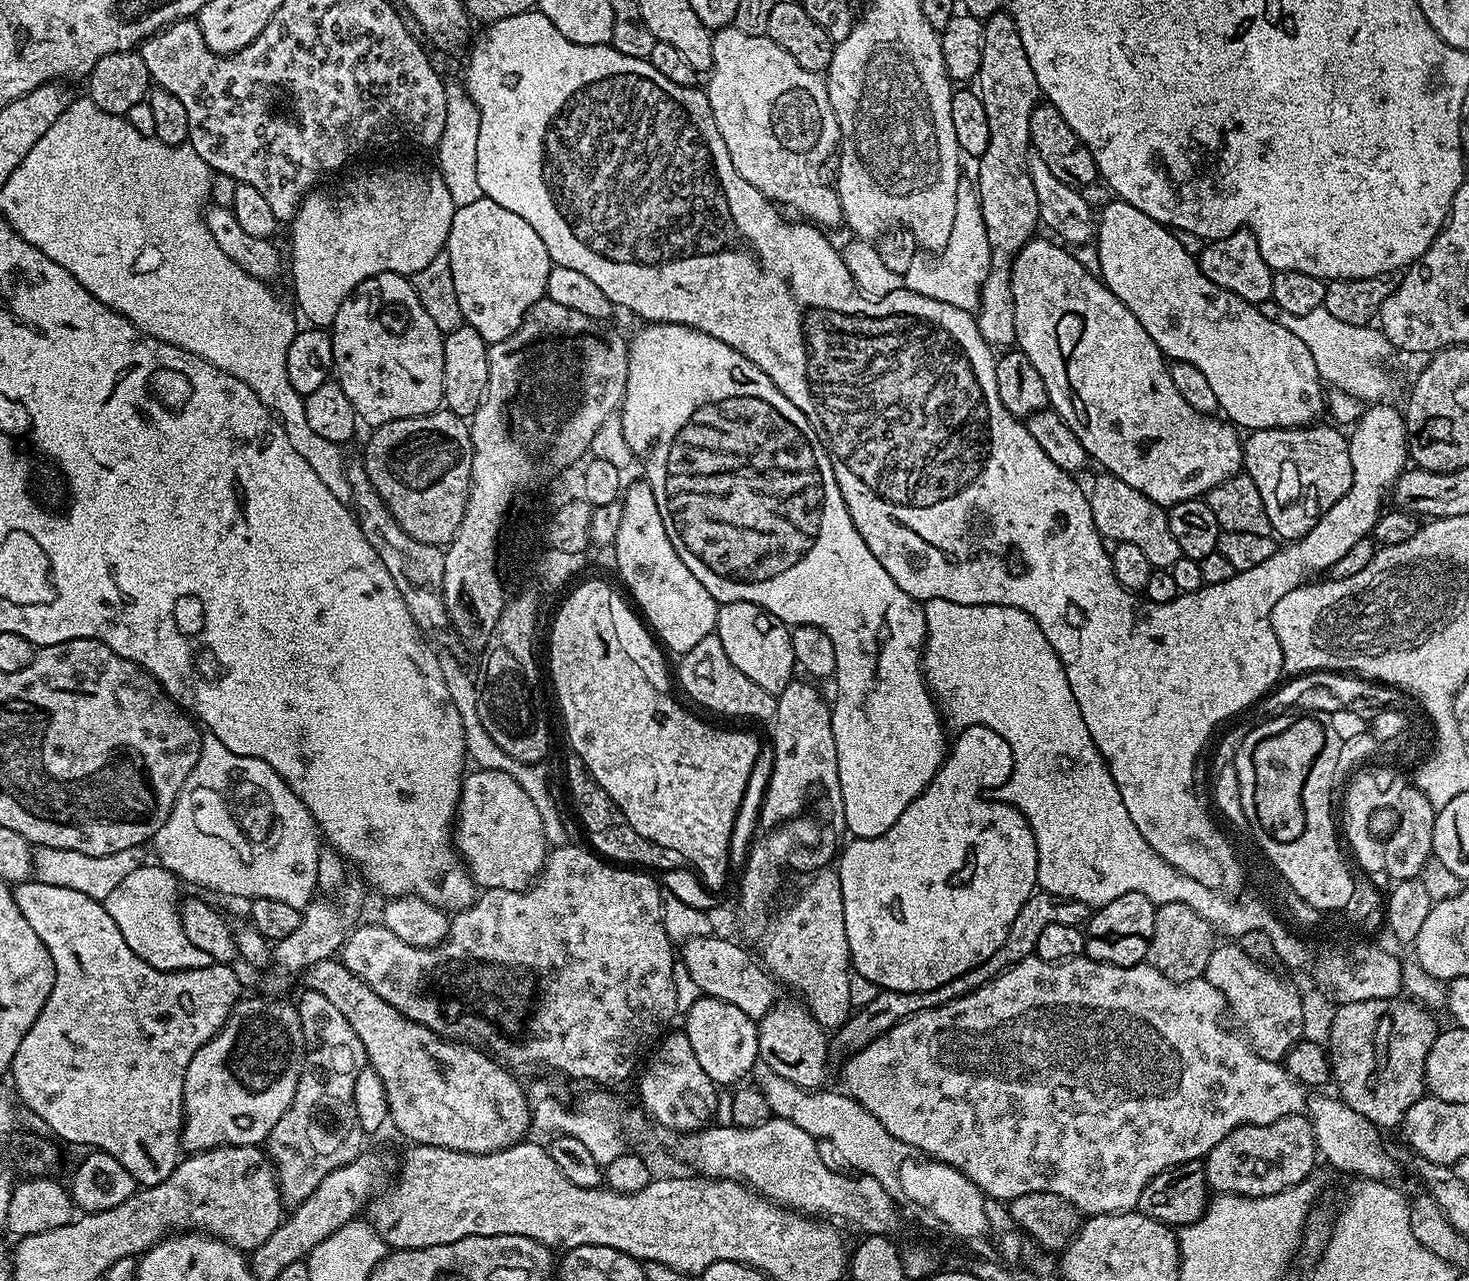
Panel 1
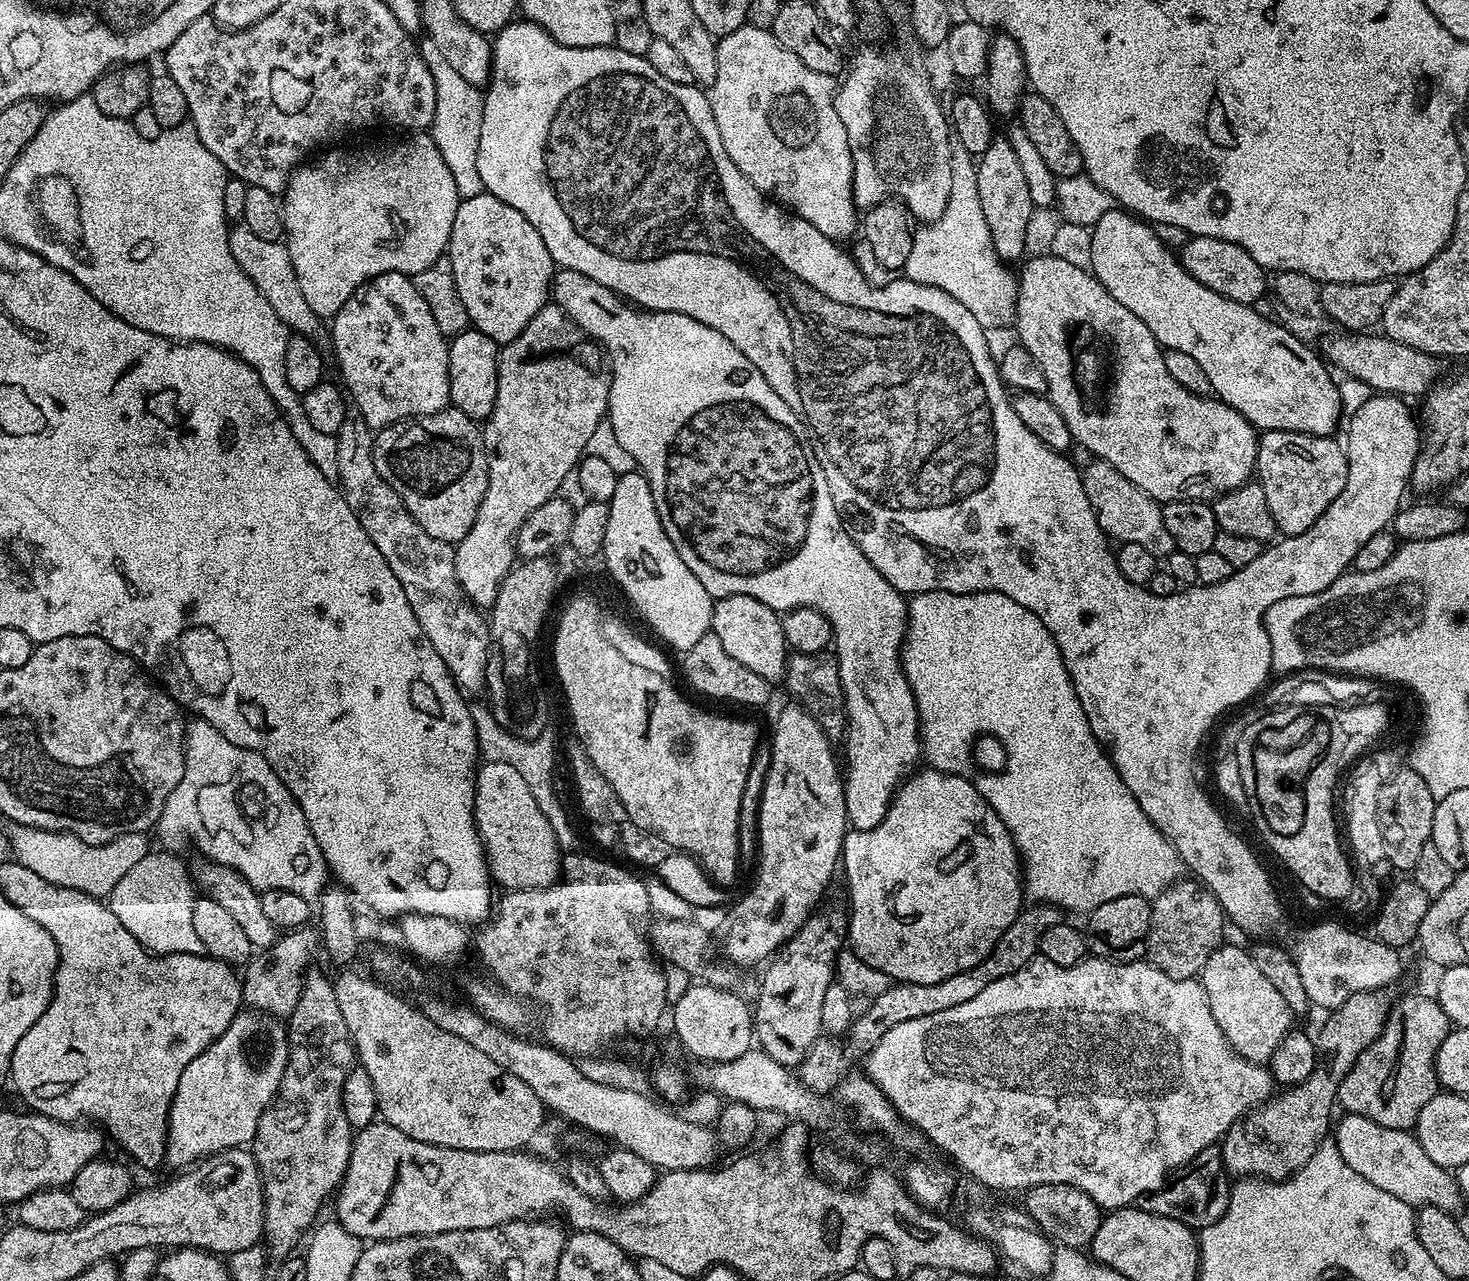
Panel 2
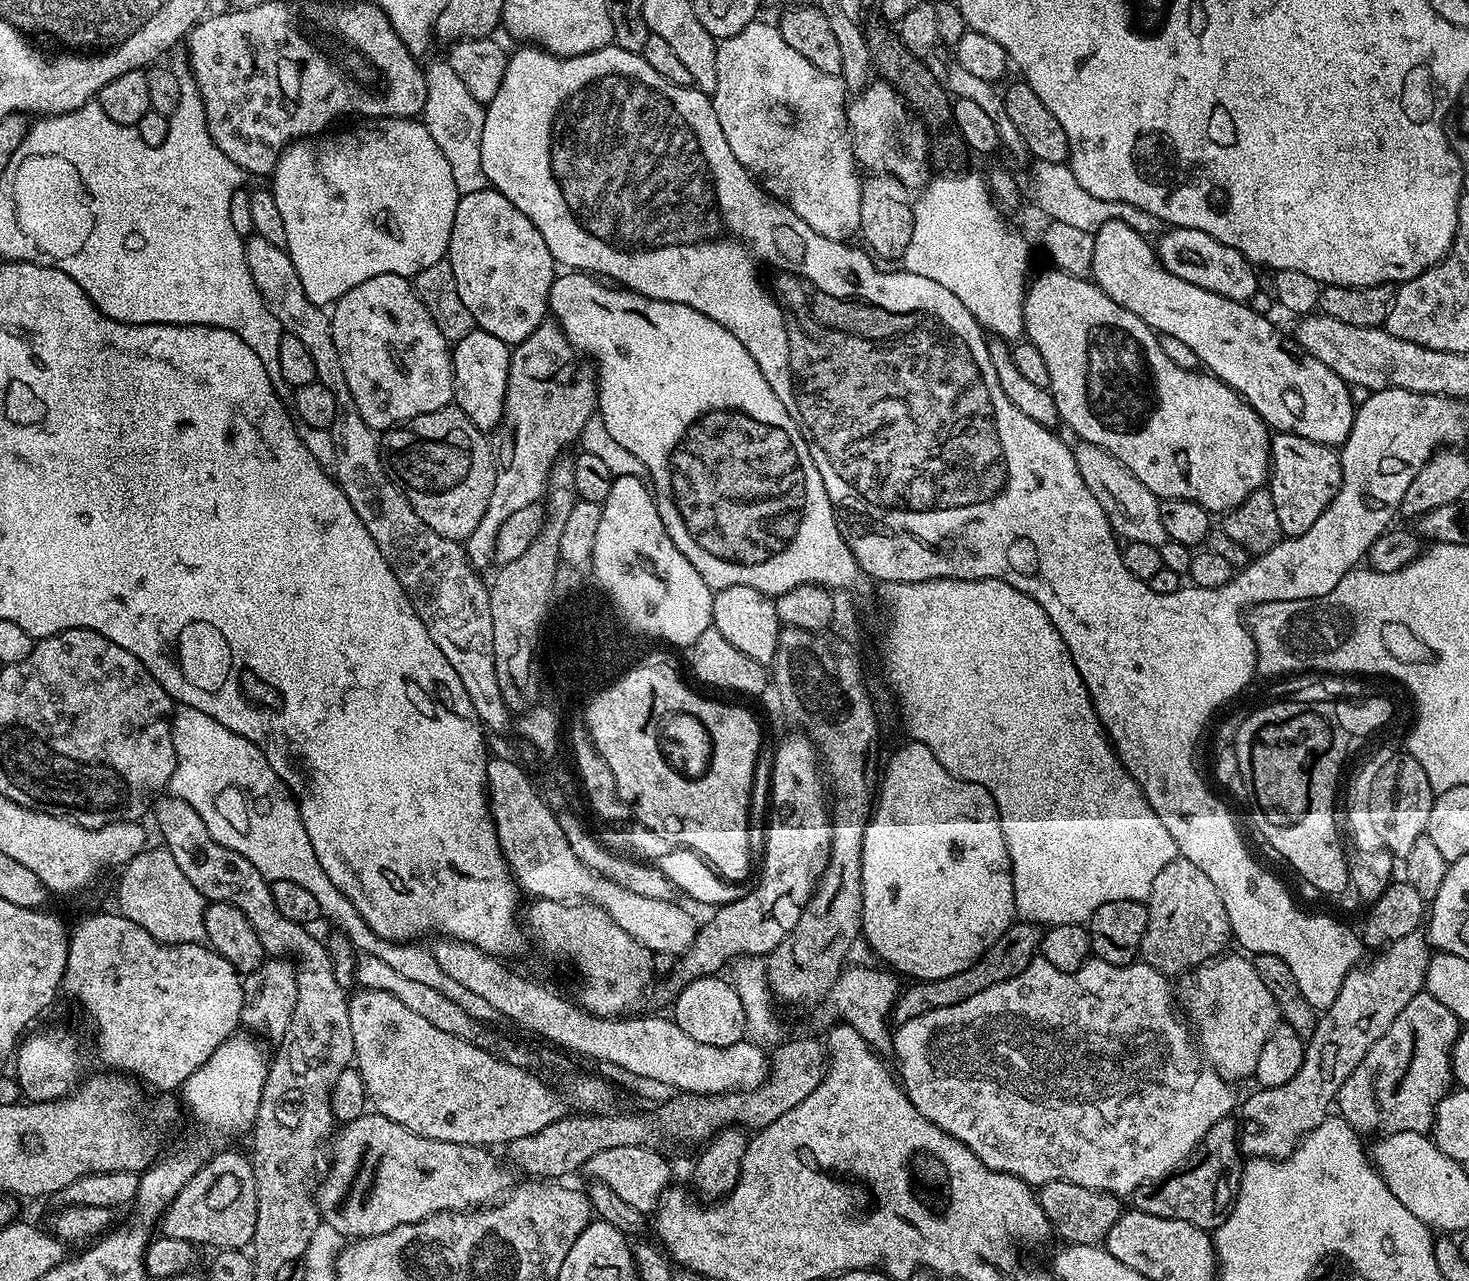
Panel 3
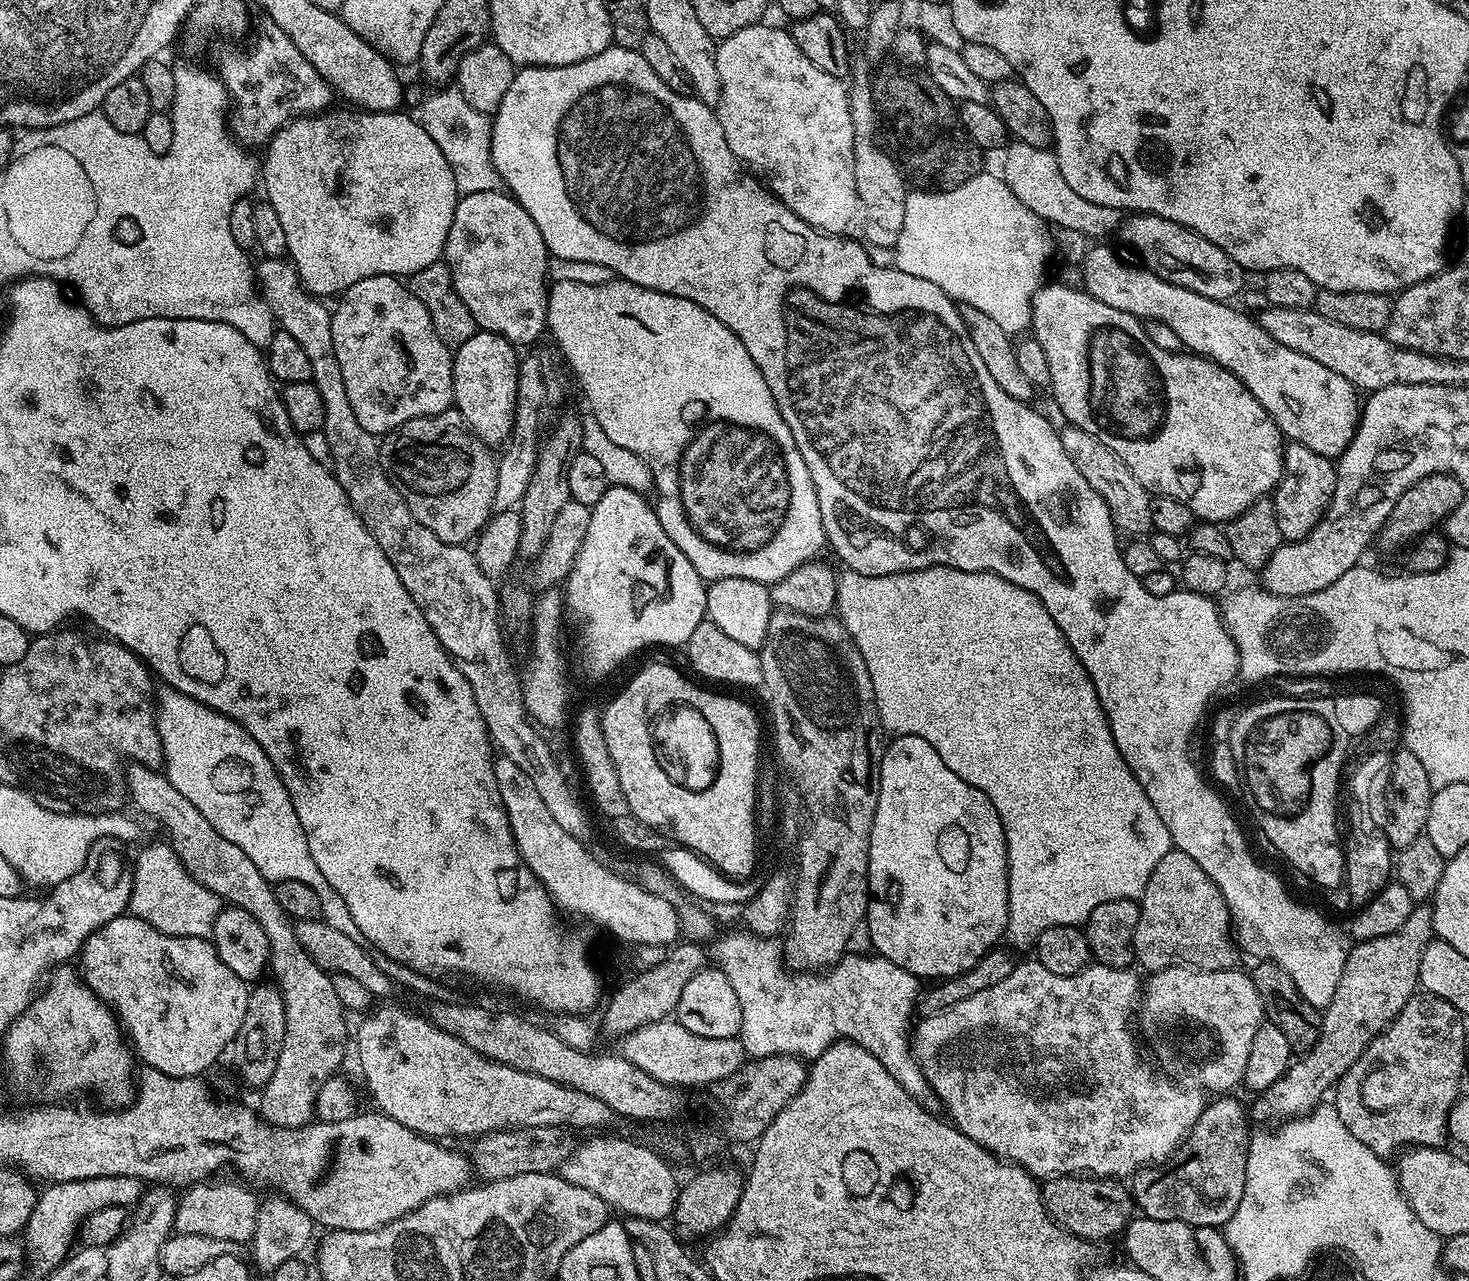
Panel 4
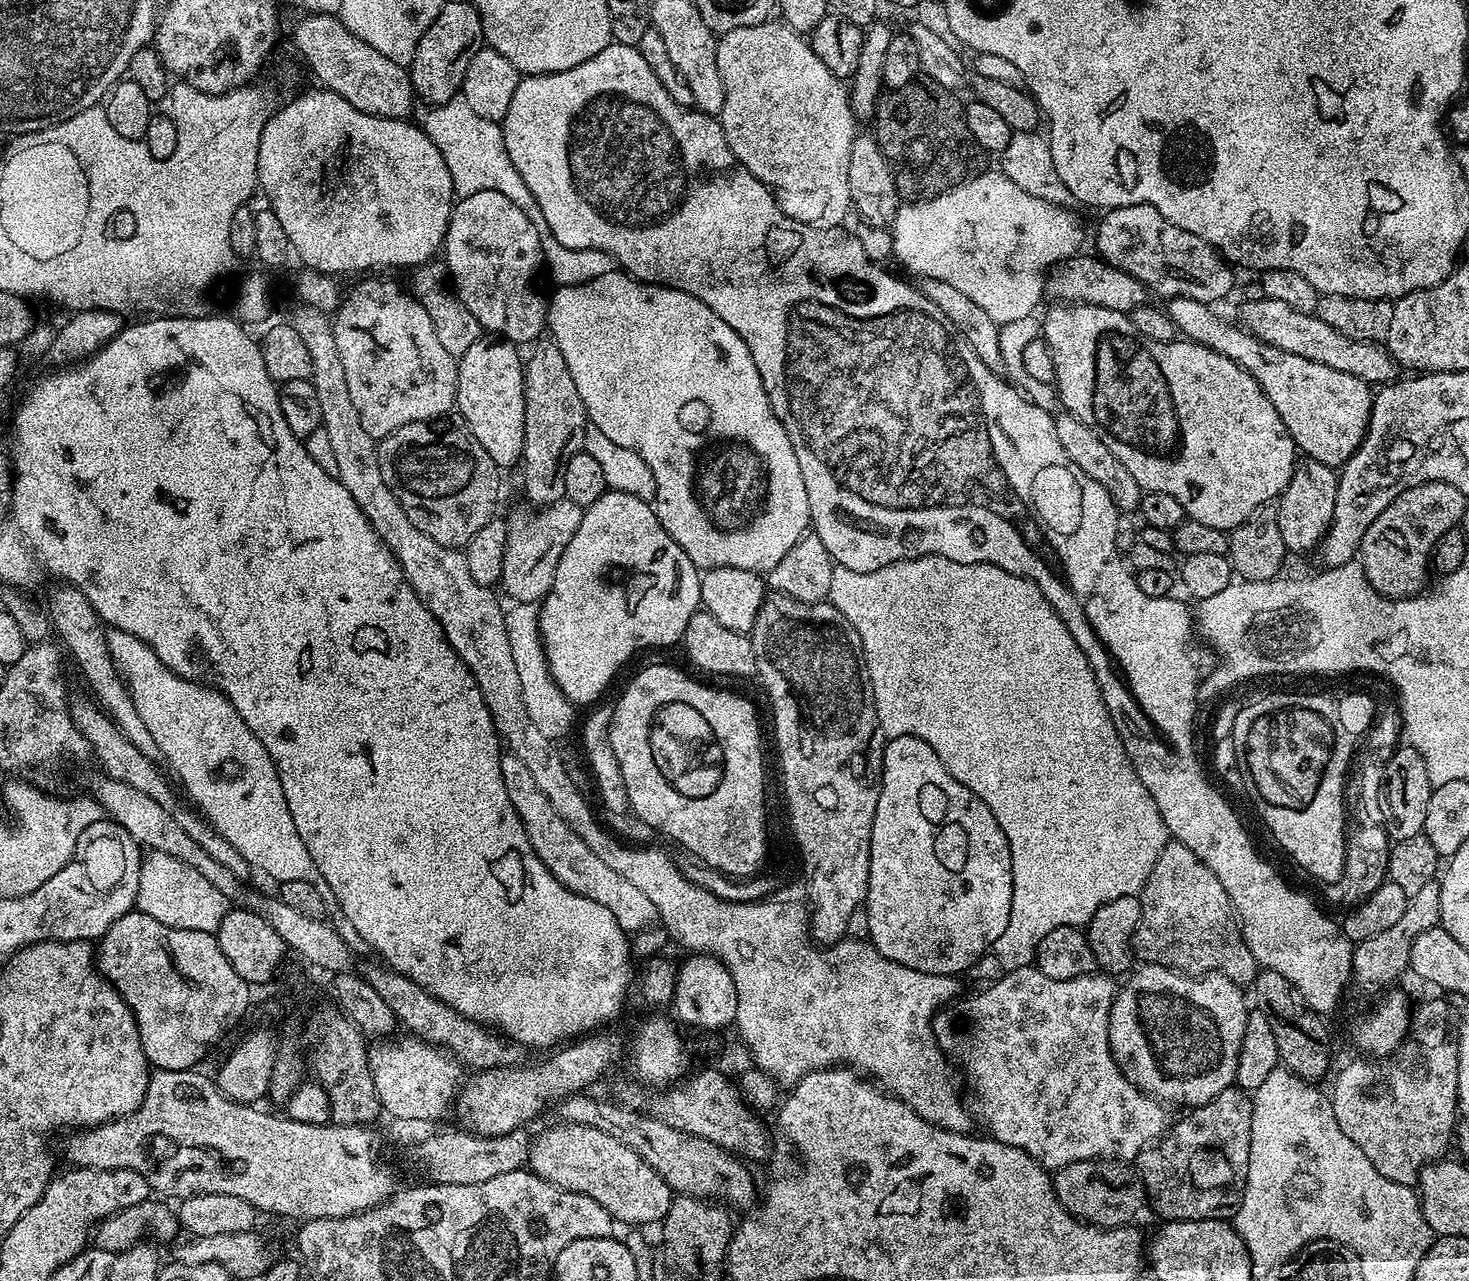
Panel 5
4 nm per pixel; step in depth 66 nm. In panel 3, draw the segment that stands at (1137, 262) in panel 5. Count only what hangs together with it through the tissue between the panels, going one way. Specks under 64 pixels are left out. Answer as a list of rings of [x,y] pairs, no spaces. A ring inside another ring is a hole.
[[[1169,227],[1155,241],[1154,247],[1160,265],[1170,270],[1170,274],[1178,274],[1182,282],[1194,282],[1194,286],[1202,286],[1202,290],[1241,302],[1251,301],[1256,292],[1257,269],[1252,263],[1234,250],[1234,246],[1226,246],[1218,242],[1218,238],[1210,238],[1210,234],[1202,234],[1202,230]]]

